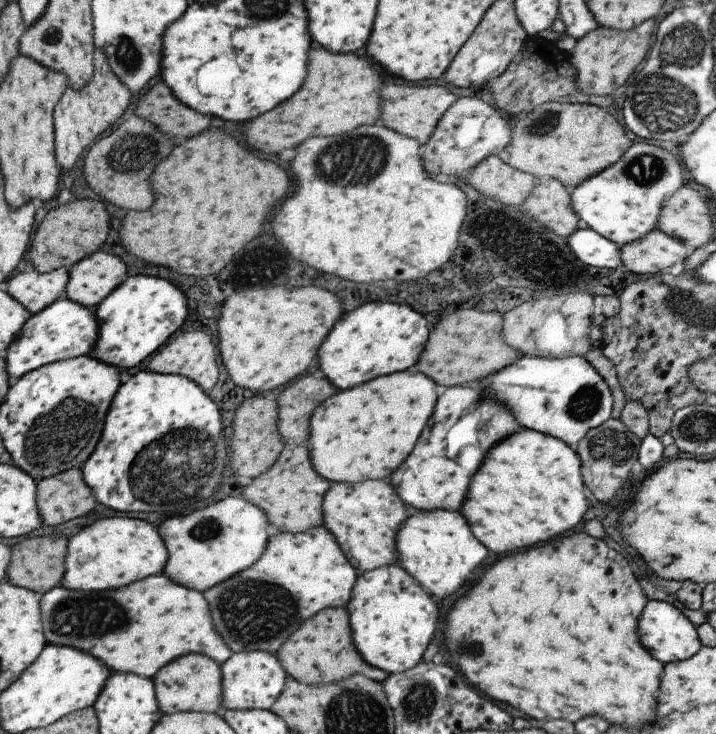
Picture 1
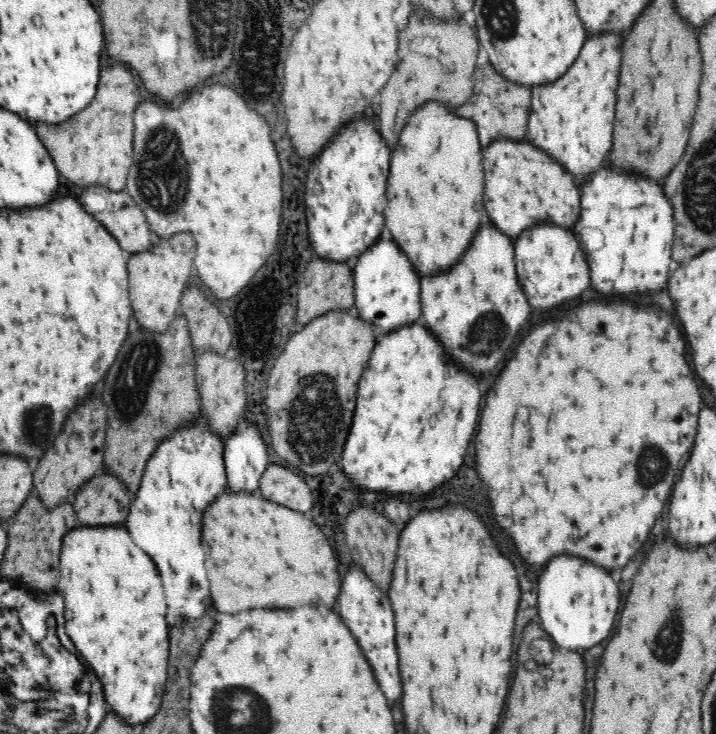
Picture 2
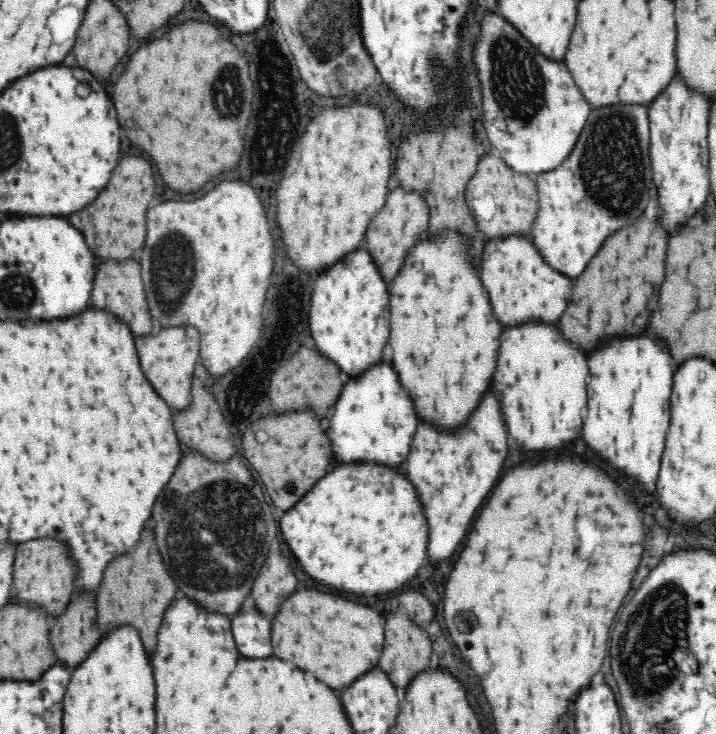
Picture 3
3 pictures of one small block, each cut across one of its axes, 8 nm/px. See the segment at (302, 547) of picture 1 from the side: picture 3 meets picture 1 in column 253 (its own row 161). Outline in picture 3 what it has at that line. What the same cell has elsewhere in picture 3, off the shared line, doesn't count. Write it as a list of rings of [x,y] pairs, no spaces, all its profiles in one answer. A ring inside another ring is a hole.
[[[608,103],[590,109],[576,146],[568,160],[549,171],[541,172],[535,183],[539,194],[539,209],[532,225],[531,240],[540,255],[556,271],[576,278],[598,252],[604,238],[624,224],[632,222],[650,202],[652,170],[648,158],[649,116],[646,105],[640,103]]]

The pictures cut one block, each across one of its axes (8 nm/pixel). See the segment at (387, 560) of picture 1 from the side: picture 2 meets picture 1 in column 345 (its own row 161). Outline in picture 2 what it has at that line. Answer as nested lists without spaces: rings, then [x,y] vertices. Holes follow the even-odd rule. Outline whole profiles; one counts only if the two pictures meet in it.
[[[495,138],[492,144],[483,146],[484,174],[486,174],[486,190],[484,190],[484,206],[488,210],[490,220],[504,230],[508,236],[520,236],[526,228],[540,222],[554,222],[572,231],[580,210],[579,186],[574,182],[574,176],[566,170],[556,157],[534,145],[528,138],[510,140],[510,138]]]

